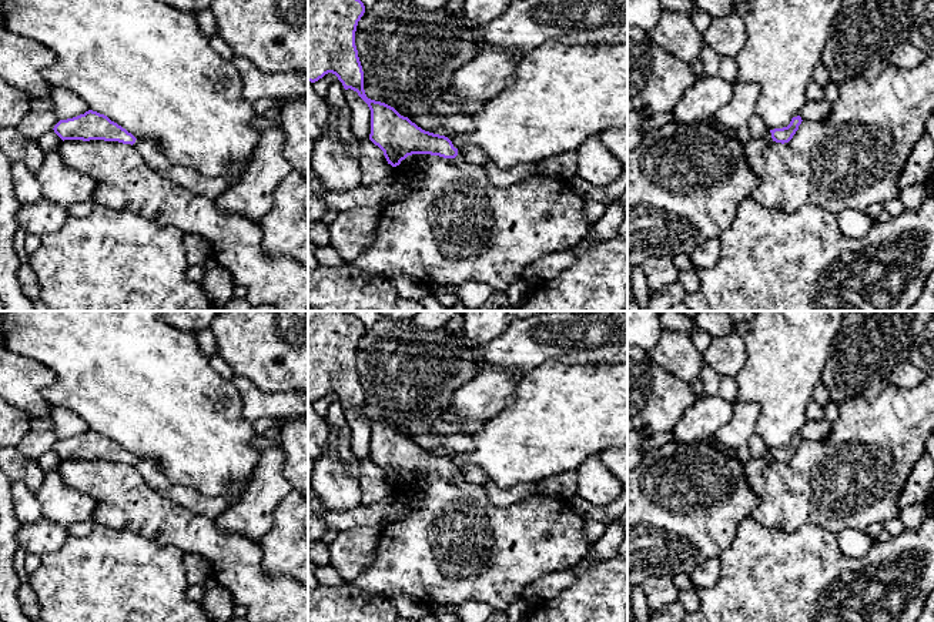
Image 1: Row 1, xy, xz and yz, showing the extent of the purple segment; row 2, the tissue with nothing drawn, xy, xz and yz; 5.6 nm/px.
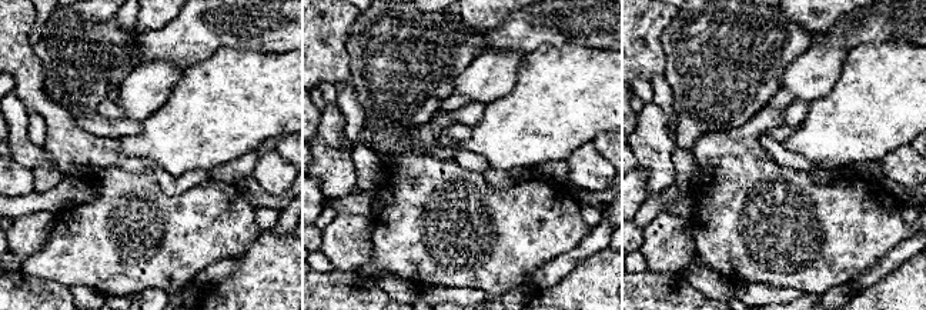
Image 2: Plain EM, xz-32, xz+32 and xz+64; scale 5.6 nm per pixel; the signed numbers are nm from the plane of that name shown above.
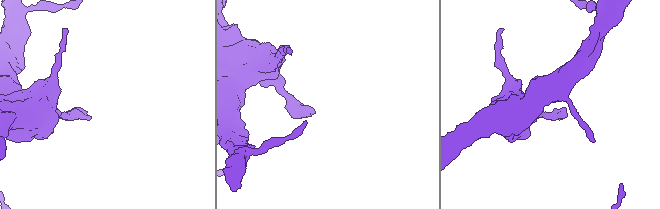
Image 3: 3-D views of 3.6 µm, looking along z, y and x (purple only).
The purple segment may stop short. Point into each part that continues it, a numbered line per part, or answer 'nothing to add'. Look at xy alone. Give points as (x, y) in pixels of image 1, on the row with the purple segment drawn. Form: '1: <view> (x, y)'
nothing to add

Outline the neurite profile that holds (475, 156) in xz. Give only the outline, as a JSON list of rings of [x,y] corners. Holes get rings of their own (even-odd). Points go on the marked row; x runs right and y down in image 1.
[[[473,146],[462,148],[461,151],[463,154],[465,161],[469,164],[483,167],[488,163],[491,163],[491,158],[486,156],[486,153],[481,148],[473,147]]]

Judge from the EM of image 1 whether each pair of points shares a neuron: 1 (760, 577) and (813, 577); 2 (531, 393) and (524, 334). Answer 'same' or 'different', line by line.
1: same
2: different

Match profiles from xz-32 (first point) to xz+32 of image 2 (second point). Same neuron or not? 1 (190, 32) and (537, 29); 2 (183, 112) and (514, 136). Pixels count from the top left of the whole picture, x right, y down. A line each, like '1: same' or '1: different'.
1: same
2: same

